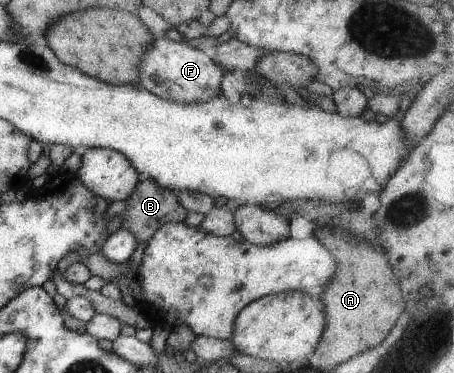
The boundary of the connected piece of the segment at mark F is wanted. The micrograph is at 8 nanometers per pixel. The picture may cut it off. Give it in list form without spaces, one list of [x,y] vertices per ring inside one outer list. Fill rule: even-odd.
[[[158,36],[148,51],[142,55],[142,69],[138,86],[150,93],[180,103],[204,103],[214,95],[222,95],[221,81],[225,72],[213,63],[210,52],[194,49],[186,42],[176,42],[168,37]]]

